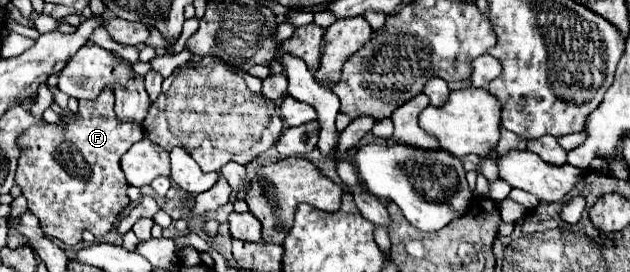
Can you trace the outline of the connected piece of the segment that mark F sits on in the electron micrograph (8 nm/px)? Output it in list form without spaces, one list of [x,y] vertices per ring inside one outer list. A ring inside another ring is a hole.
[[[102,90],[102,94],[90,102],[78,102],[78,112],[74,118],[60,116],[60,122],[66,124],[62,130],[60,124],[42,124],[32,126],[18,138],[22,154],[18,158],[16,184],[20,186],[24,198],[28,200],[28,210],[40,220],[42,232],[50,238],[74,246],[82,242],[82,232],[90,230],[94,236],[104,236],[118,222],[122,210],[130,204],[126,190],[128,182],[120,170],[120,156],[138,140],[144,138],[142,126],[138,122],[122,122],[114,114],[114,92]]]

